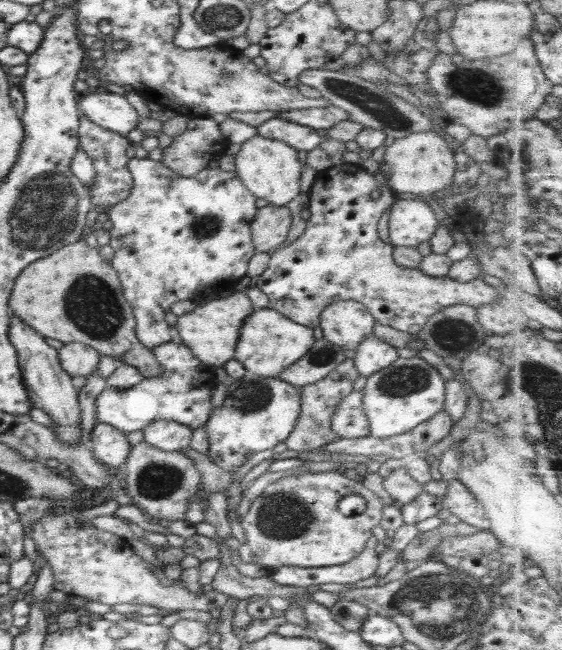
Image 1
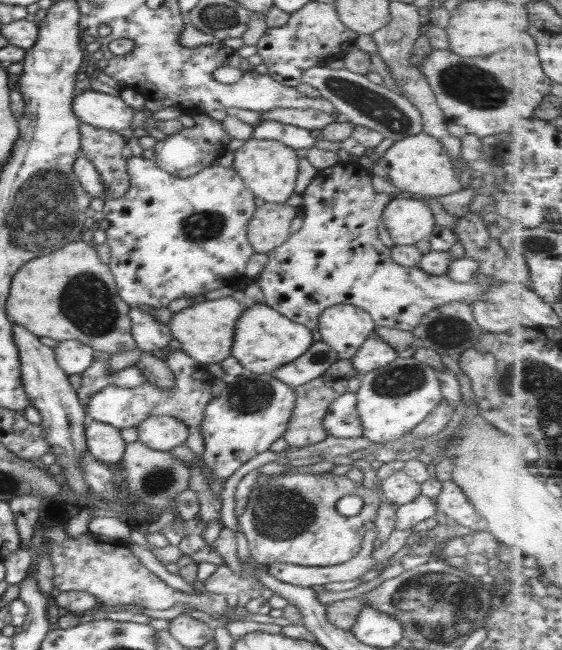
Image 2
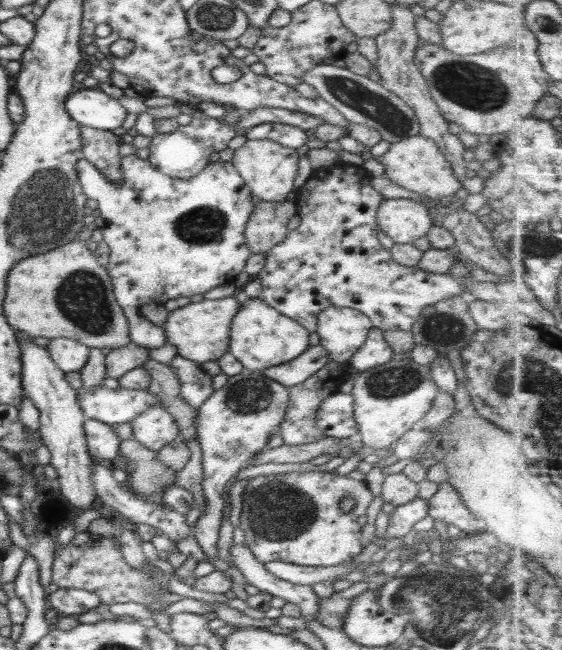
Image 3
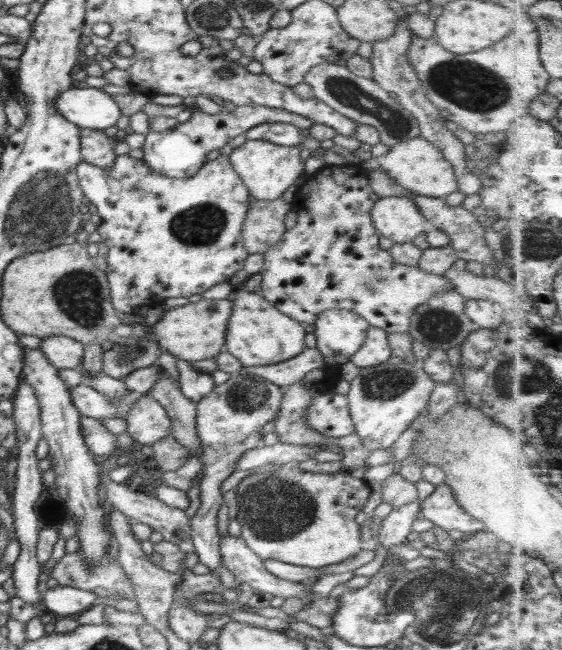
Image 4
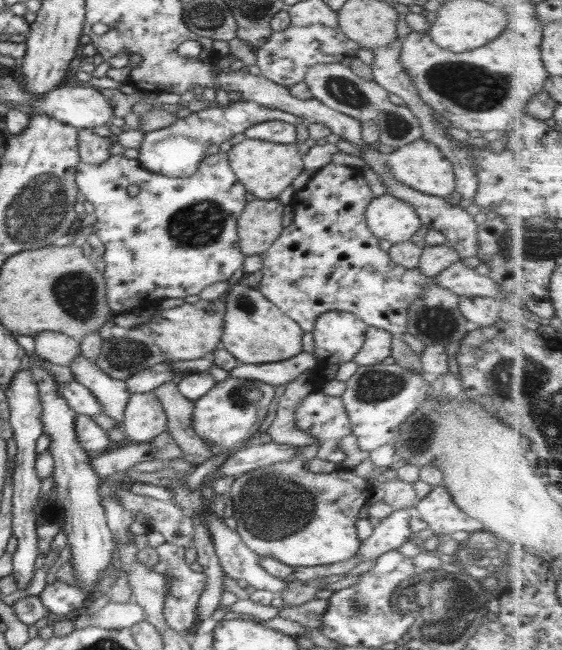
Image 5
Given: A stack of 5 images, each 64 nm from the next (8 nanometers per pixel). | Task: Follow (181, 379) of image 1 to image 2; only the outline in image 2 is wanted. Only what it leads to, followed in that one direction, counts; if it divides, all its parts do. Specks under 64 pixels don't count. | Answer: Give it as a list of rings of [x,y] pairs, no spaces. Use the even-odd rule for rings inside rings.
[[[169,346],[161,349],[164,361],[171,374],[174,374],[172,387],[158,387],[154,383],[146,383],[134,388],[122,388],[119,386],[106,386],[98,390],[86,406],[86,414],[90,420],[109,424],[117,429],[136,428],[150,416],[172,416],[187,427],[199,427],[204,418],[204,408],[212,400],[211,387],[214,376],[208,371],[208,365],[202,364],[191,358],[181,349],[170,350]]]

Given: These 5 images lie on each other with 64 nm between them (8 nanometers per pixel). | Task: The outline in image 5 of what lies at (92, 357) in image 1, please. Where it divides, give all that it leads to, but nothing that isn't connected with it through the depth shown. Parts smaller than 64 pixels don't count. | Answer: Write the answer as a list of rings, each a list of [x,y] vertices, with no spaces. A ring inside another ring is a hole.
[[[40,332],[33,338],[36,351],[34,354],[42,361],[52,362],[58,366],[70,366],[81,354],[81,345],[71,337],[60,332]]]

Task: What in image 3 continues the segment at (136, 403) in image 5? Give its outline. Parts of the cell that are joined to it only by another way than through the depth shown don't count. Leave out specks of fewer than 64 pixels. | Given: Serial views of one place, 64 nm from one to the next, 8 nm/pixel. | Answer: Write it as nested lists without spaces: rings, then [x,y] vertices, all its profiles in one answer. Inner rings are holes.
[[[161,406],[142,412],[131,424],[133,438],[153,451],[159,451],[178,438],[178,423]]]

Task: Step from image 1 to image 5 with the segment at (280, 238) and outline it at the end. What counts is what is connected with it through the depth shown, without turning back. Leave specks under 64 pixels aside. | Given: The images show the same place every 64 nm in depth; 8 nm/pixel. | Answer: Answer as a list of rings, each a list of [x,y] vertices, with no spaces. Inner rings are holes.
[[[256,199],[244,207],[237,232],[245,256],[261,256],[278,239],[283,230],[283,207],[276,199]]]

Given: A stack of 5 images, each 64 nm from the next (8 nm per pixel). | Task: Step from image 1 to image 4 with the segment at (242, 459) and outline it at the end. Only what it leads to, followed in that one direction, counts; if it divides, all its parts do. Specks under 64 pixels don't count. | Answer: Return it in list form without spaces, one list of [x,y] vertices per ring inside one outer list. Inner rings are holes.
[[[242,369],[239,374],[215,385],[200,402],[197,402],[196,434],[204,452],[204,473],[200,480],[201,505],[190,520],[191,541],[199,562],[209,567],[210,573],[218,575],[221,565],[220,534],[218,533],[218,510],[224,504],[222,483],[236,470],[244,452],[262,445],[262,428],[278,418],[284,389],[259,376],[252,376]]]

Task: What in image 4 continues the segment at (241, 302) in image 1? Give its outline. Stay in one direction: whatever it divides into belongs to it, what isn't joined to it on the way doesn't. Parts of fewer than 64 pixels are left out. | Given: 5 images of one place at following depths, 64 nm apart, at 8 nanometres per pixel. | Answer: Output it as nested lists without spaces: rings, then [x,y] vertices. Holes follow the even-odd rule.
[[[201,299],[196,303],[171,308],[160,315],[149,330],[151,336],[147,340],[138,341],[132,336],[122,338],[112,348],[103,352],[102,372],[116,379],[124,379],[130,372],[149,367],[158,362],[161,351],[170,351],[176,359],[184,361],[202,361],[215,359],[225,350],[226,328],[232,316],[232,299]]]

